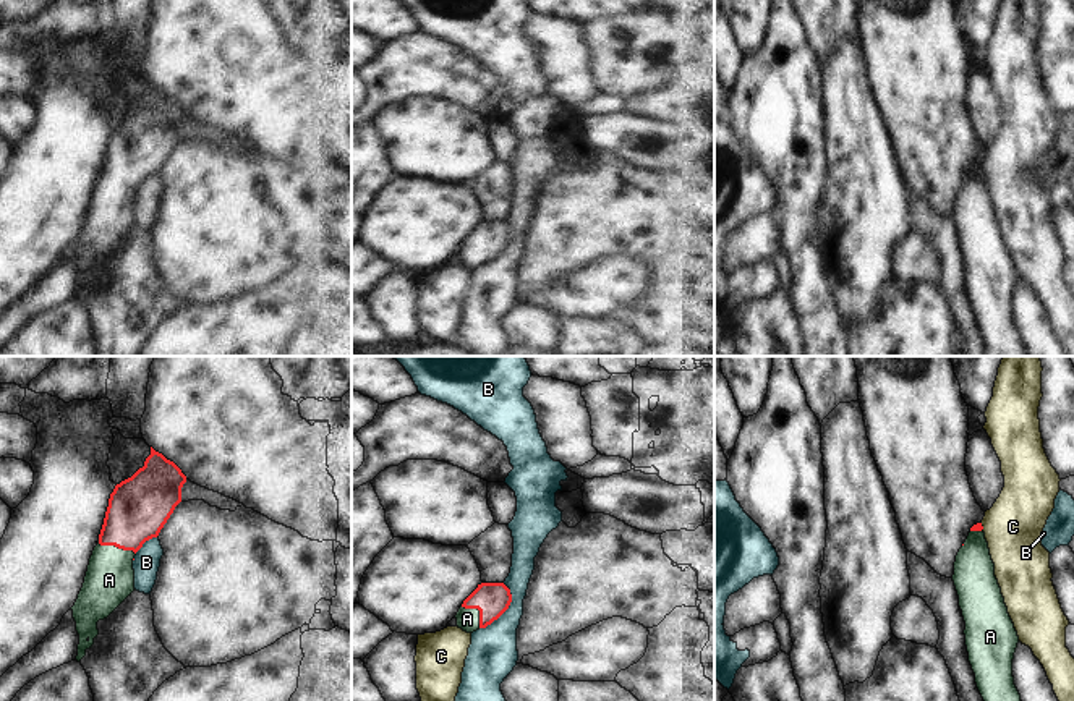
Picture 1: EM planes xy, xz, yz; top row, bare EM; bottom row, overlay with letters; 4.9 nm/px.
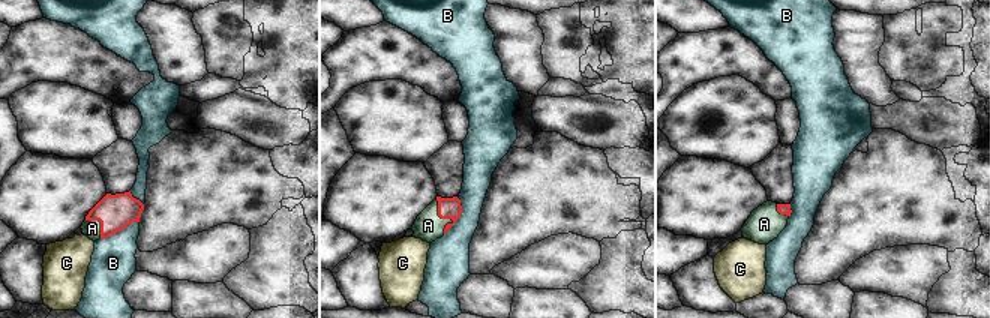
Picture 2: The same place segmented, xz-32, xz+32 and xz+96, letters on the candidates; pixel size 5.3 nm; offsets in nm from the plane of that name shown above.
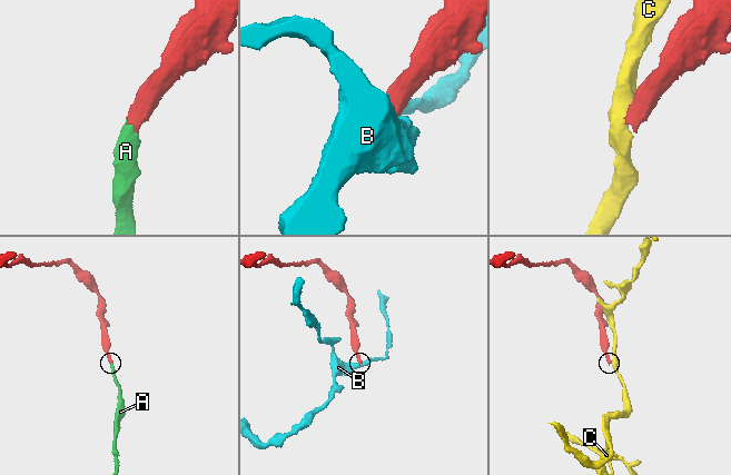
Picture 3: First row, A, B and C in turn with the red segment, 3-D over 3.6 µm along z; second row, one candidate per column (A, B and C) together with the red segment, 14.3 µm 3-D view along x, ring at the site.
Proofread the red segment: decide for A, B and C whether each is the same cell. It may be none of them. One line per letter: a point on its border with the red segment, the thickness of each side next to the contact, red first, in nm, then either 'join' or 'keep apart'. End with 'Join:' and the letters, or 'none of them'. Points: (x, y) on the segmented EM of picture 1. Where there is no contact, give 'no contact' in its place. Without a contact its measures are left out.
A: xy (117, 546) | 300/240 nm | join
B: xz (506, 609) | 170/240 nm | keep apart
C: yz (982, 526) | 40/300 nm | keep apart
Join: A

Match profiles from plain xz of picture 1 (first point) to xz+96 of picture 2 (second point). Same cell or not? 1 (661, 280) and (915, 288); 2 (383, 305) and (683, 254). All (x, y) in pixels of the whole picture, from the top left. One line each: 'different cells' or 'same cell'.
1: different cells
2: different cells

